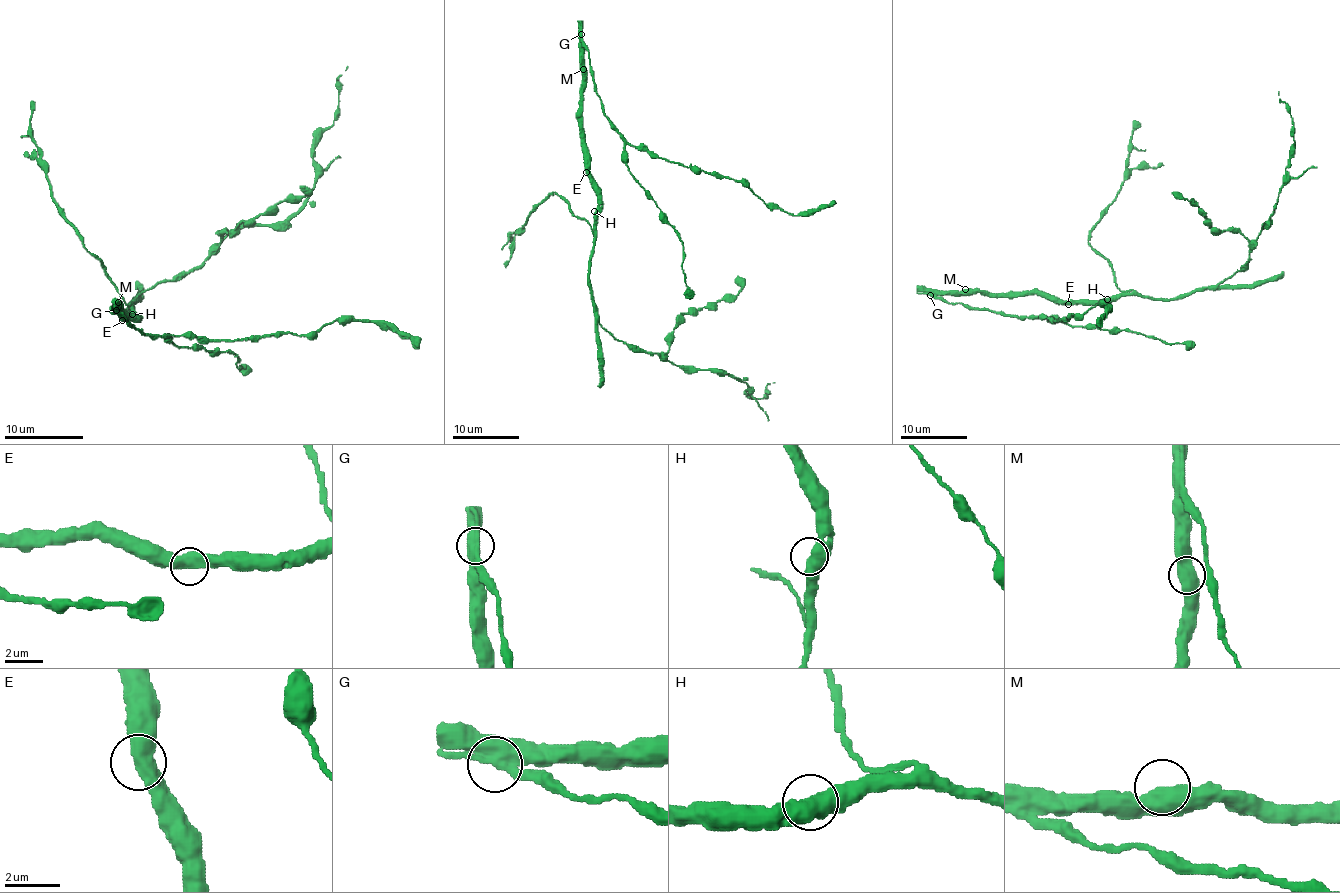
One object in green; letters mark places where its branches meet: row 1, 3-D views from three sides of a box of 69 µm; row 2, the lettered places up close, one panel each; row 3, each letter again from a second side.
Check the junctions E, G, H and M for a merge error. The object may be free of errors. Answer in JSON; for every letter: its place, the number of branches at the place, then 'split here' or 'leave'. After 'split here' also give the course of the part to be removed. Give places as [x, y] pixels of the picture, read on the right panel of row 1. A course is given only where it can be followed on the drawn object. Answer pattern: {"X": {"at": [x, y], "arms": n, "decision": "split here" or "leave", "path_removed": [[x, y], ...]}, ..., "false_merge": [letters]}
{"E": {"at": [1068, 304], "arms": 2, "decision": "leave"}, "G": {"at": [930, 295], "arms": 2, "decision": "leave"}, "H": {"at": [1107, 299], "arms": 2, "decision": "leave"}, "M": {"at": [965, 289], "arms": 2, "decision": "leave"}, "false_merge": []}

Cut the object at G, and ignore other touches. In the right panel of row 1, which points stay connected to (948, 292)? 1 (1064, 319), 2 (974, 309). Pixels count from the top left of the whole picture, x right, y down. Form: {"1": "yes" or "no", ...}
{"1": "no", "2": "no"}

